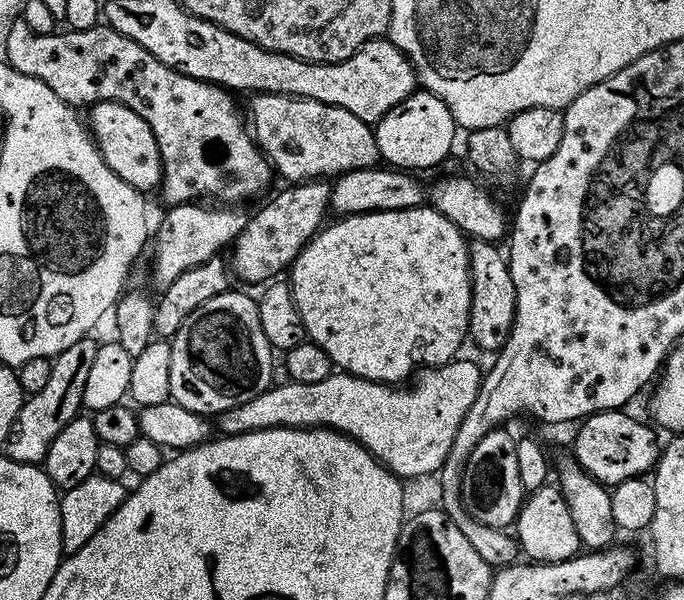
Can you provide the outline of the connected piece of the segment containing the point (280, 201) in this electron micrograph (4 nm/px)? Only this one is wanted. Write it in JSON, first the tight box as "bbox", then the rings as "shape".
{"bbox":[228,179,330,285],"shape":[[[323,179],[284,187],[288,188],[282,189],[269,204],[262,205],[253,216],[249,215],[244,221],[244,229],[236,235],[232,243],[232,256],[228,258],[228,268],[235,279],[263,285],[279,277],[276,275],[283,268],[284,271],[291,269],[296,255],[325,223],[324,214],[330,208],[330,188]]]}

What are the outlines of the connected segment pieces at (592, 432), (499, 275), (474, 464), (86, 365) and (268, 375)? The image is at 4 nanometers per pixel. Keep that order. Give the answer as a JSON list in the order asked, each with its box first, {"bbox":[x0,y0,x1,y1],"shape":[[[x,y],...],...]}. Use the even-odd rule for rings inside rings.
[{"bbox":[574,410,661,486],"shape":[[[624,410],[596,412],[579,421],[574,459],[590,478],[605,486],[615,486],[635,476],[651,473],[661,454],[661,441],[656,441],[655,434],[642,421],[626,413]]]},{"bbox":[468,240,516,354],"shape":[[[468,240],[468,269],[472,283],[470,298],[470,318],[468,336],[484,352],[495,354],[506,342],[508,331],[512,328],[512,315],[516,309],[514,278],[510,278],[505,253],[500,252],[490,240]]]},{"bbox":[460,427,526,529],"shape":[[[503,427],[487,432],[468,459],[460,495],[468,513],[491,528],[507,529],[515,521],[526,499],[522,478],[518,478],[516,440]]]},{"bbox":[6,338,97,465],"shape":[[[85,338],[74,342],[74,346],[66,346],[66,350],[55,356],[51,361],[50,378],[46,378],[46,382],[39,385],[33,391],[36,393],[33,396],[31,393],[18,410],[18,418],[10,430],[6,445],[6,455],[11,460],[23,464],[43,465],[54,438],[57,438],[67,423],[81,415],[84,408],[86,377],[90,375],[90,369],[97,355],[97,341]]]},{"bbox":[170,290,274,418],"shape":[[[227,290],[198,306],[170,340],[171,399],[207,418],[258,398],[272,384],[274,350],[262,334],[258,306],[244,292]]]}]

